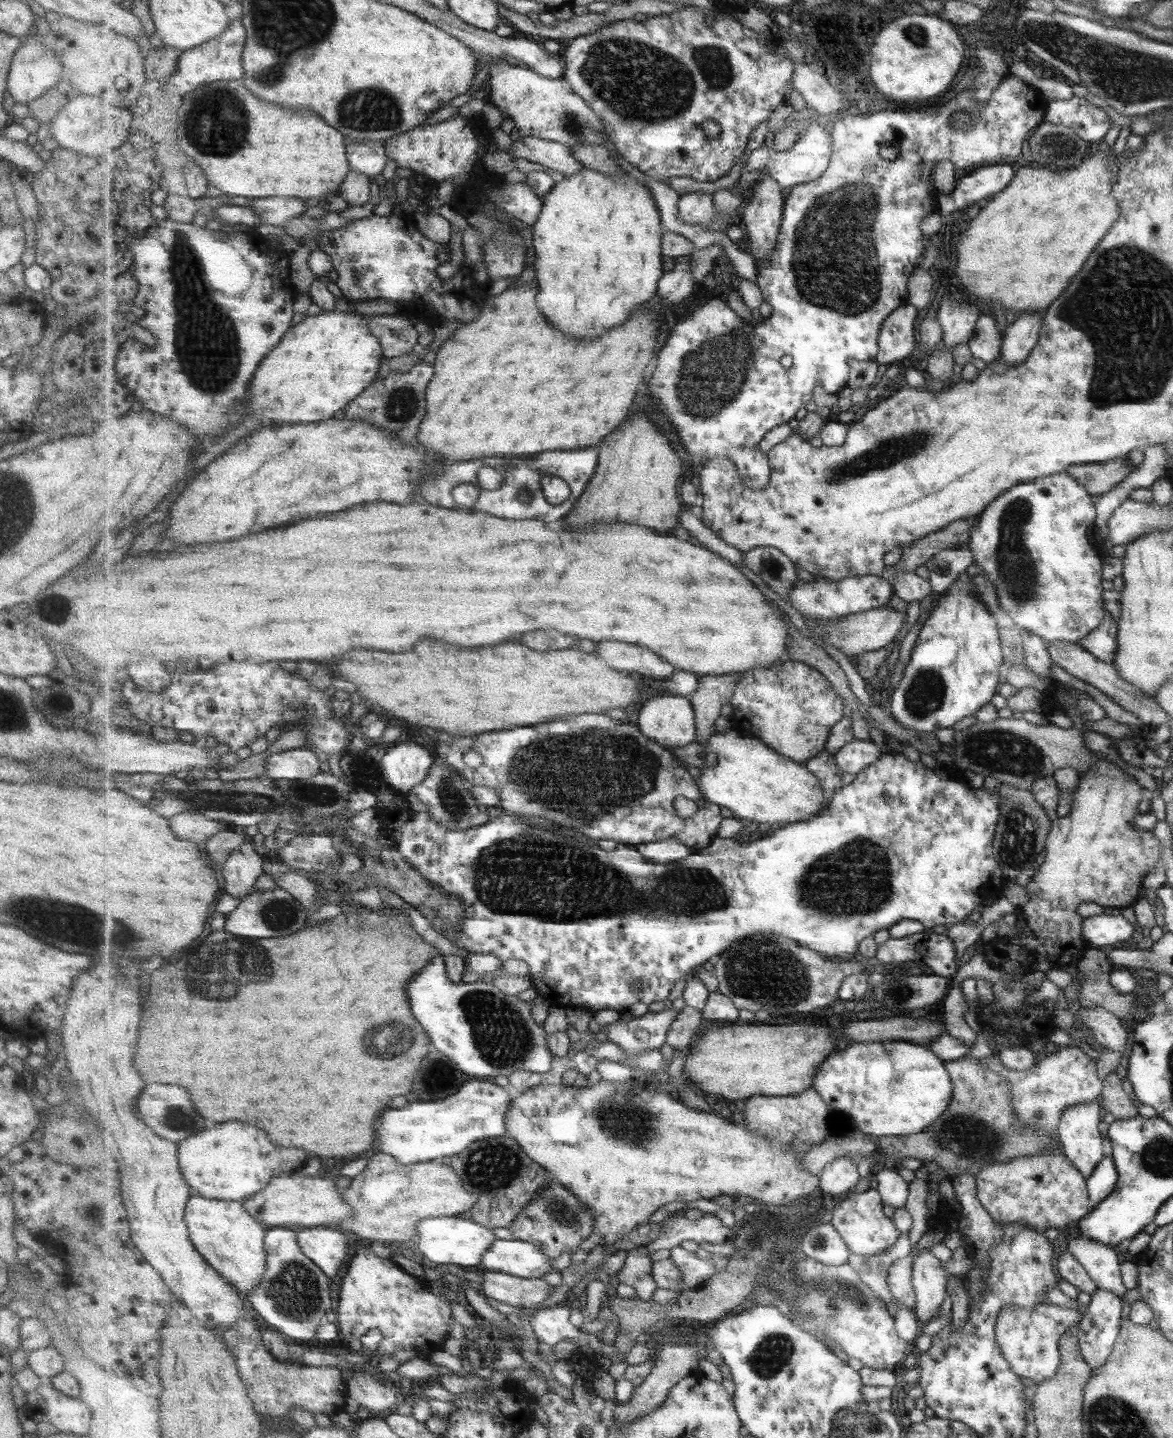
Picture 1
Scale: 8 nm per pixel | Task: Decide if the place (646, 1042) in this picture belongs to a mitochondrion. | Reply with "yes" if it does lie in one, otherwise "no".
no

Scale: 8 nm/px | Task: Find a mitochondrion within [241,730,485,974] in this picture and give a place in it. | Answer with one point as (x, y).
(322, 797)

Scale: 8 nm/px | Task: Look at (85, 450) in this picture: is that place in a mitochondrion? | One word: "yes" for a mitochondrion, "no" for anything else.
no

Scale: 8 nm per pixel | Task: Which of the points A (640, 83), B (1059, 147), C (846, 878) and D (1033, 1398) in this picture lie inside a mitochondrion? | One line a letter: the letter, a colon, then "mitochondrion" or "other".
A: mitochondrion
B: mitochondrion
C: mitochondrion
D: other

